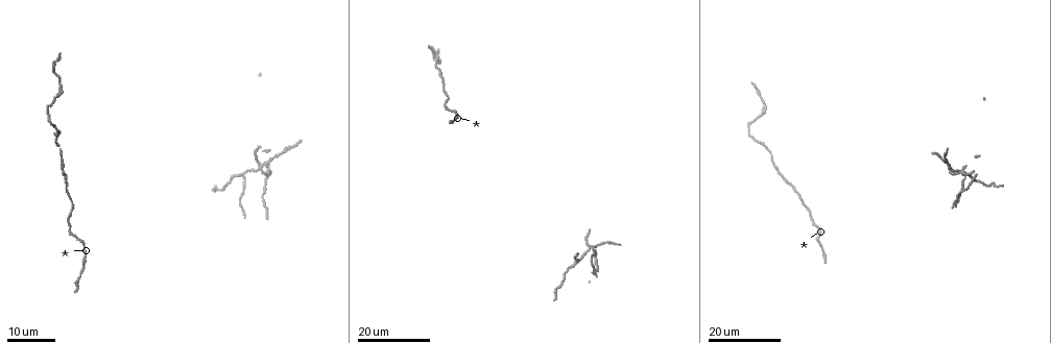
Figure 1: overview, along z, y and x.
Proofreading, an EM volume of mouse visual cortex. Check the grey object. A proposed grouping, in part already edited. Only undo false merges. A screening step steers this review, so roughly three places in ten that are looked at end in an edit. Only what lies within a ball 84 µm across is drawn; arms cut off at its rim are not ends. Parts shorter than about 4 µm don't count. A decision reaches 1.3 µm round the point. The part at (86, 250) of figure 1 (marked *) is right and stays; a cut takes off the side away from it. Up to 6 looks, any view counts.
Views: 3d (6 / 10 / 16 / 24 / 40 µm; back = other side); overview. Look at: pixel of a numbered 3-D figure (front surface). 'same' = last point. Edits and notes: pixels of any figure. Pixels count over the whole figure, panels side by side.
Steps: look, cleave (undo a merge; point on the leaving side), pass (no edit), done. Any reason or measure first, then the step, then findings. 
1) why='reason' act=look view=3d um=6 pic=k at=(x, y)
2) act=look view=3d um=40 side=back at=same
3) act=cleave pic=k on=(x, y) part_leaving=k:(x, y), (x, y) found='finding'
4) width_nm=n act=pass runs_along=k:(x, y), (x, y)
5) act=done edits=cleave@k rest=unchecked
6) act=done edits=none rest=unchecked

why='a fork' act=look view=3d um=16 pic=1 at=(241, 173)

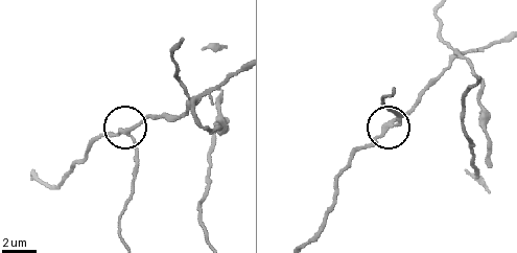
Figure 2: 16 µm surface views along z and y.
why='closer look' act=look view=3d um=10 pic=2 at=(127, 131)

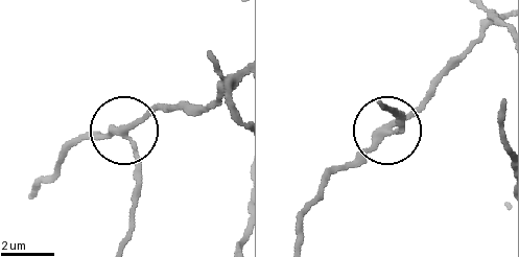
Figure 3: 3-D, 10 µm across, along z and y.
side_arm_um=15 arms=3 act=cleave pic=3 on=(140, 192) found='a second neuron is stuck on'

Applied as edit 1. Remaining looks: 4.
act=look view=overview

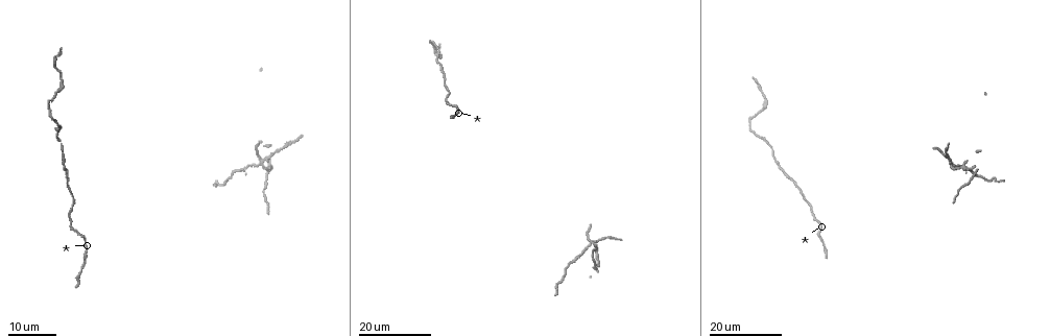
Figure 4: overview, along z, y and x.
act=look view=3d um=24 pic=4 at=(262, 160)

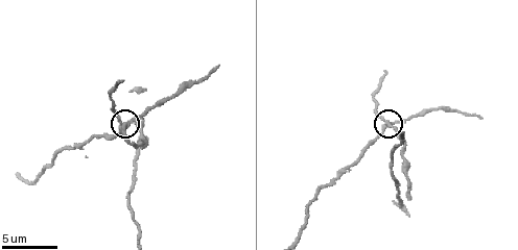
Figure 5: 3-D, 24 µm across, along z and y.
act=look view=3d um=6 pic=5 at=(123, 127)

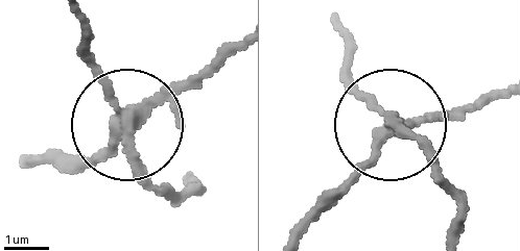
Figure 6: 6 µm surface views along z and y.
act=cleave pic=6 on=(139, 183) found='a second neuron is stuck on'

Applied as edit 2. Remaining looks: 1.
act=done edits=cleave@3,cleave@6 rest=unchecked

